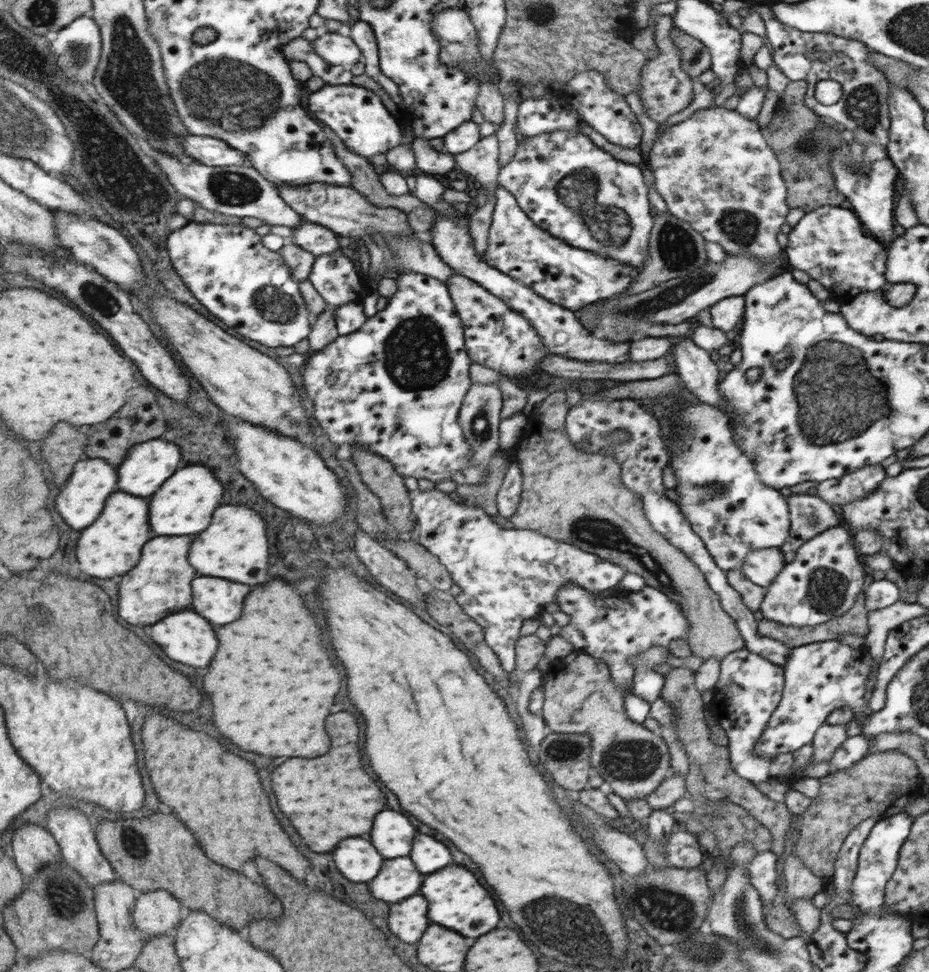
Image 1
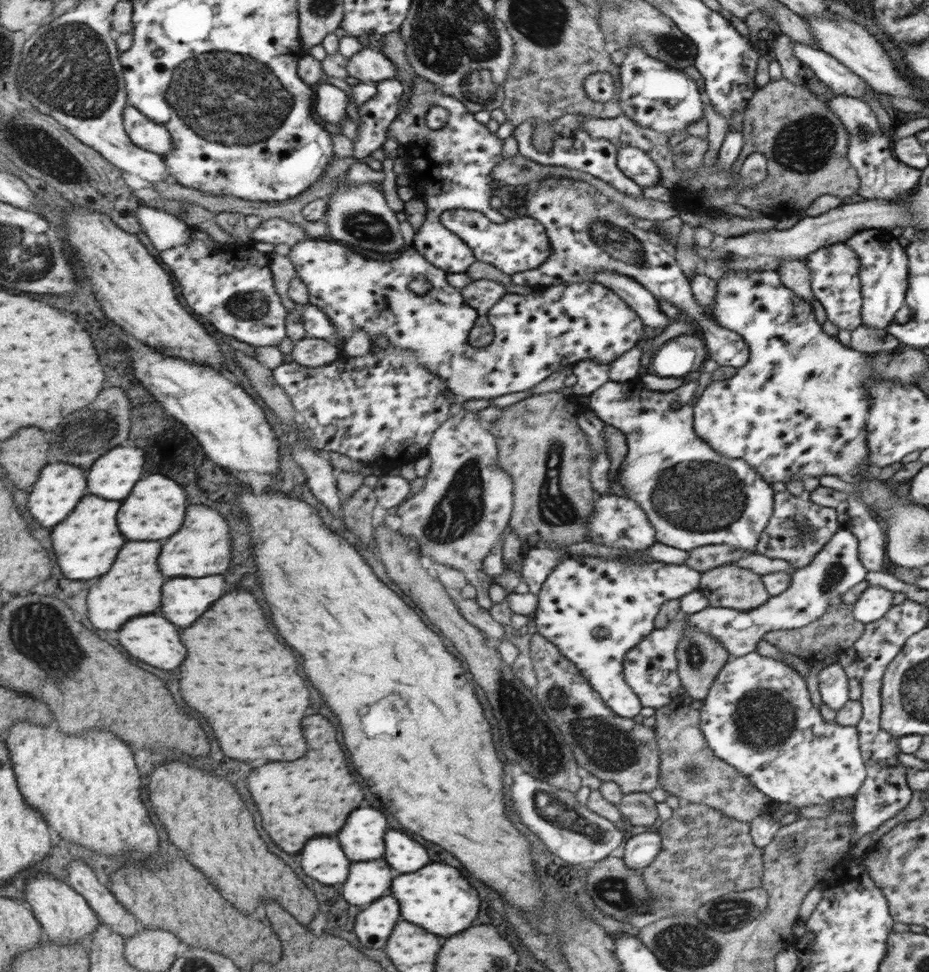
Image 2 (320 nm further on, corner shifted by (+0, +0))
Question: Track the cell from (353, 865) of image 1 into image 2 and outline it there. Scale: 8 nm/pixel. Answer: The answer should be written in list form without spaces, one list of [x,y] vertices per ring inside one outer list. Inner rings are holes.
[[[313,838],[301,852],[303,872],[325,885],[343,884],[349,876],[349,858],[335,838]]]

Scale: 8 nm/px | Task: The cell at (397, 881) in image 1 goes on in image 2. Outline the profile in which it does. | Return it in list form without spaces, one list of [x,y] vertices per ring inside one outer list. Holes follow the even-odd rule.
[[[385,860],[355,862],[349,866],[349,880],[344,882],[343,896],[349,904],[372,904],[379,896],[391,894],[389,882],[393,874]]]

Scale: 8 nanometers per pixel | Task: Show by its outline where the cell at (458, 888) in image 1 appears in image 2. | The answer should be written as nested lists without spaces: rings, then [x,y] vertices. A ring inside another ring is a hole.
[[[441,862],[429,864],[425,870],[417,870],[413,874],[399,874],[397,882],[393,882],[393,898],[401,904],[399,920],[413,922],[415,926],[421,926],[437,936],[451,936],[469,928],[479,910],[479,898],[475,890],[455,868]]]

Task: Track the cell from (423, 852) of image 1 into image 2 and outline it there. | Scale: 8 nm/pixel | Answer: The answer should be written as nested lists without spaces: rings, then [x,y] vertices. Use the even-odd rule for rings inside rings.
[[[389,830],[389,854],[385,854],[385,858],[389,858],[389,866],[401,874],[415,872],[429,862],[421,844],[395,830]]]

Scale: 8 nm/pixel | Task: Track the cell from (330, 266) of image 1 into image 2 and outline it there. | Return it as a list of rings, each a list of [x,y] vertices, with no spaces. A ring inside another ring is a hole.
[[[309,238],[292,247],[290,259],[298,275],[307,284],[310,303],[319,306],[329,315],[340,331],[340,338],[347,342],[353,332],[363,330],[372,342],[377,336],[385,336],[390,346],[410,348],[425,370],[439,375],[456,398],[462,401],[473,398],[497,398],[504,394],[531,389],[559,369],[583,359],[609,364],[635,346],[643,334],[640,317],[616,292],[599,282],[559,284],[536,287],[527,295],[505,293],[486,309],[485,316],[493,331],[489,346],[477,348],[467,344],[467,334],[475,319],[475,310],[463,302],[459,289],[452,288],[445,280],[446,272],[428,262],[412,246],[405,246],[397,258],[389,261],[367,260],[359,253],[351,252],[347,244],[335,244],[335,240],[319,241]],[[416,276],[424,276],[430,288],[424,296],[410,292],[407,284]]]

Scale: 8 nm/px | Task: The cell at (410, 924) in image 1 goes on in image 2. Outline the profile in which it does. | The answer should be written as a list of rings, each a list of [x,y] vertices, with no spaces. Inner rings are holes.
[[[393,896],[379,900],[381,902],[373,901],[373,906],[363,906],[355,915],[353,932],[365,948],[383,948],[393,924],[399,920],[399,901],[395,902],[397,899]]]

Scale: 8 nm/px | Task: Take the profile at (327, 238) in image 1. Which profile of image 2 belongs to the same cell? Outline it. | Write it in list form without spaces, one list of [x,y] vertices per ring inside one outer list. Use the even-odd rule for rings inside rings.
[[[273,218],[267,221],[258,222],[251,230],[252,242],[269,242],[269,244],[290,244],[294,247],[300,242],[309,240],[303,228],[285,222],[282,218]]]

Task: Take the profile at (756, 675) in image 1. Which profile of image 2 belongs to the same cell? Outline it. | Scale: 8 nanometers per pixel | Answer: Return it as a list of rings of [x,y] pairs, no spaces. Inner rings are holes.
[[[760,640],[755,645],[756,650],[753,653],[745,654],[738,658],[730,658],[720,673],[717,674],[715,680],[712,682],[712,687],[708,692],[708,697],[705,697],[702,701],[700,710],[700,726],[704,731],[705,738],[708,741],[708,745],[711,747],[713,754],[716,758],[719,758],[723,763],[728,764],[737,773],[741,773],[749,779],[752,785],[759,789],[763,794],[768,795],[769,798],[777,801],[778,803],[787,802],[797,809],[803,808],[803,806],[813,806],[814,804],[830,804],[831,800],[835,798],[849,798],[854,797],[859,792],[859,787],[863,784],[865,778],[867,778],[867,767],[864,763],[861,750],[859,749],[859,734],[856,728],[853,726],[839,726],[835,721],[834,717],[836,711],[827,708],[824,704],[821,704],[821,714],[825,714],[825,720],[819,716],[819,712],[813,708],[811,700],[809,700],[809,694],[807,694],[807,688],[805,688],[805,682],[791,670],[797,670],[801,677],[805,678],[811,669],[811,665],[806,659],[798,658],[790,653],[783,653],[775,646],[770,645],[764,640]]]

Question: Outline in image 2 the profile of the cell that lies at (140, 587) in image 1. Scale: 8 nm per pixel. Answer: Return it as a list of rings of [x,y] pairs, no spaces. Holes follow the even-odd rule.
[[[127,542],[125,550],[121,550],[121,558],[117,558],[117,566],[101,578],[99,584],[91,586],[89,592],[89,616],[95,628],[101,630],[119,630],[131,618],[141,614],[151,614],[161,608],[163,602],[163,584],[169,580],[159,572],[157,558],[161,554],[165,542]]]

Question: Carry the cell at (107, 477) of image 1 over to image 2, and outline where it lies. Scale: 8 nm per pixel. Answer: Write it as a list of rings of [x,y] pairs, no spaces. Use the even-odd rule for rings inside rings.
[[[49,464],[45,474],[40,474],[41,482],[37,482],[37,490],[33,490],[33,498],[29,498],[29,510],[37,518],[41,526],[57,526],[61,524],[79,504],[83,496],[89,494],[87,490],[88,472],[73,466],[73,464]]]

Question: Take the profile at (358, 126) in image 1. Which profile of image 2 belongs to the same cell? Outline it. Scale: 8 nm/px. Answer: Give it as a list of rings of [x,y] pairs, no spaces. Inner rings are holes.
[[[323,82],[317,86],[317,114],[327,123],[338,124],[347,117],[347,106],[350,98],[347,92],[340,90],[337,86]]]

